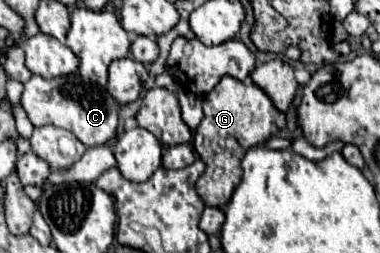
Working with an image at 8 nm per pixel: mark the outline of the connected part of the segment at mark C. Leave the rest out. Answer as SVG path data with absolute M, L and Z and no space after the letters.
M70 73L66 77L56 77L50 81L32 75L32 79L24 85L22 107L34 127L54 125L66 129L74 133L86 147L106 145L110 139L116 137L120 103L110 93L106 93L106 87L94 81L84 81L78 73Z

